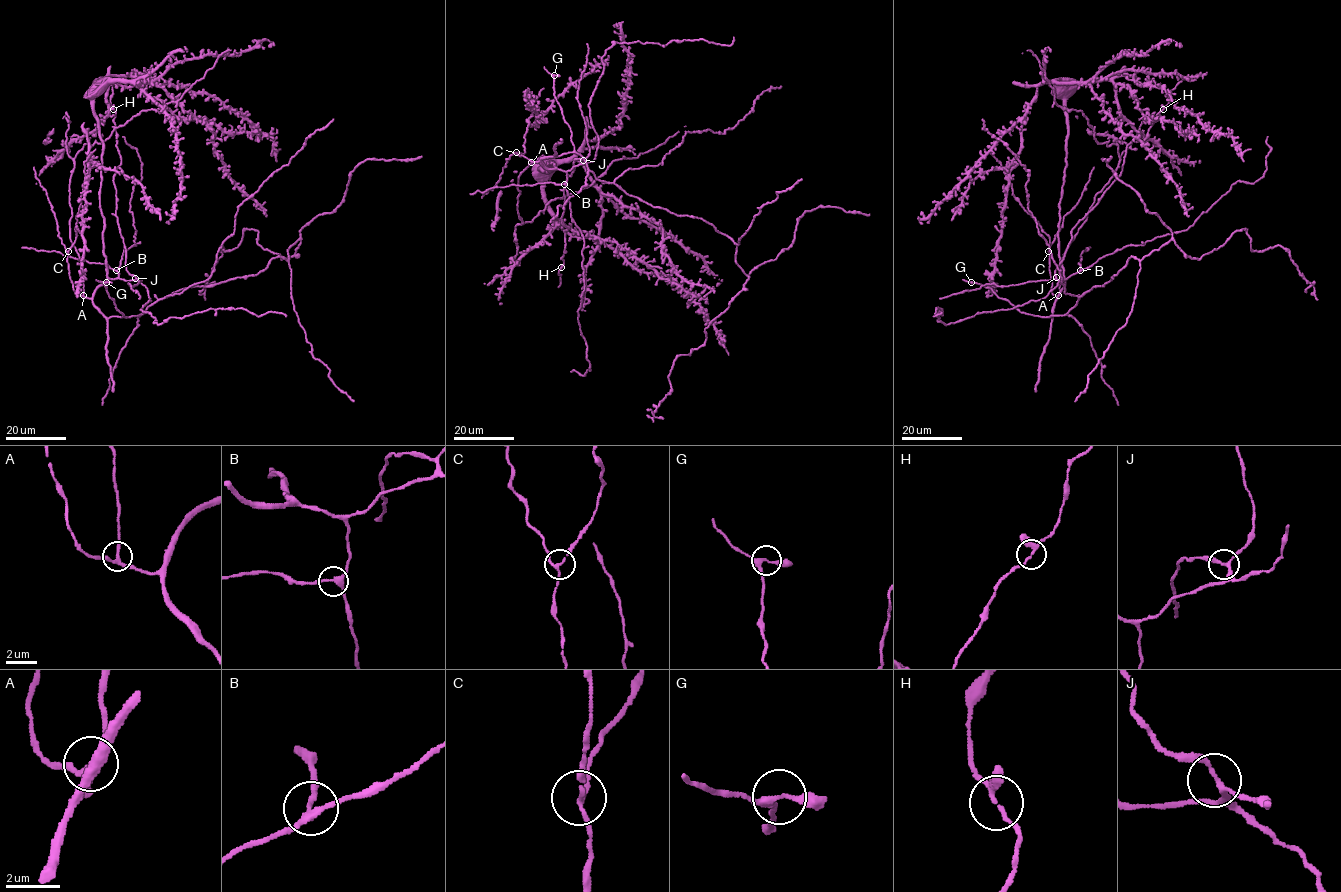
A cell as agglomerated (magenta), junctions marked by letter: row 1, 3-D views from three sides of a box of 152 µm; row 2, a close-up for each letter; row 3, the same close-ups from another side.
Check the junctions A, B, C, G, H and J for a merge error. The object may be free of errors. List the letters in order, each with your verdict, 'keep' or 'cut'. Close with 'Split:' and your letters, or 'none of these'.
A: keep
B: keep
C: keep
G: keep
H: keep
J: keep
Split: none of these

